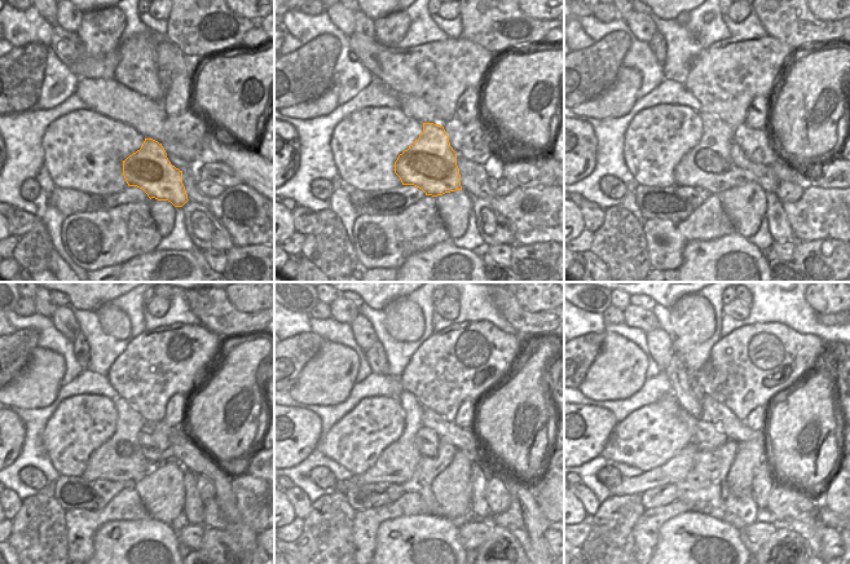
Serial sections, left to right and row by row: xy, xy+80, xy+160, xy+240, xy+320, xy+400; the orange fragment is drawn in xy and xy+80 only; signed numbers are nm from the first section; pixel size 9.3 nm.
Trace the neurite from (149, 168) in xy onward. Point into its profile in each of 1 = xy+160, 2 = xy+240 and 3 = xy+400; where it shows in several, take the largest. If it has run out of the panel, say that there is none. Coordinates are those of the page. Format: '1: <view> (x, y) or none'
1: xy+160 (709, 166)
2: xy+240 (120, 459)
3: xy+400 (675, 470)

